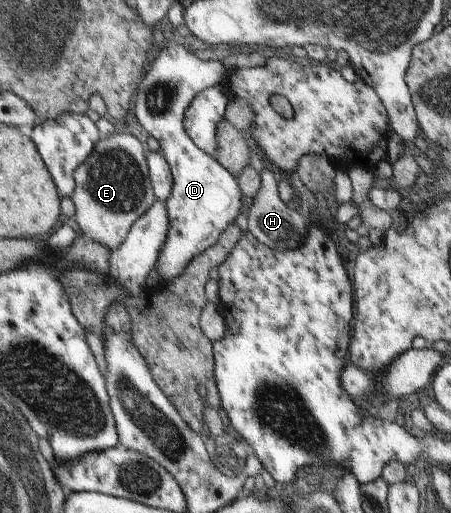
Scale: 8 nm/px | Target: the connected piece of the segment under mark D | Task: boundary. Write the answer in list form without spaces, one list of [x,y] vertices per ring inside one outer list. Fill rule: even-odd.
[[[167,43],[157,52],[155,61],[149,67],[149,75],[145,75],[137,93],[137,121],[159,143],[173,179],[172,194],[166,201],[171,226],[156,263],[157,287],[165,287],[177,279],[197,255],[219,241],[221,233],[235,223],[239,213],[245,209],[238,178],[216,158],[197,147],[184,128],[184,115],[197,95],[210,87],[219,86],[225,72],[225,65],[219,59],[201,61],[179,43]]]

